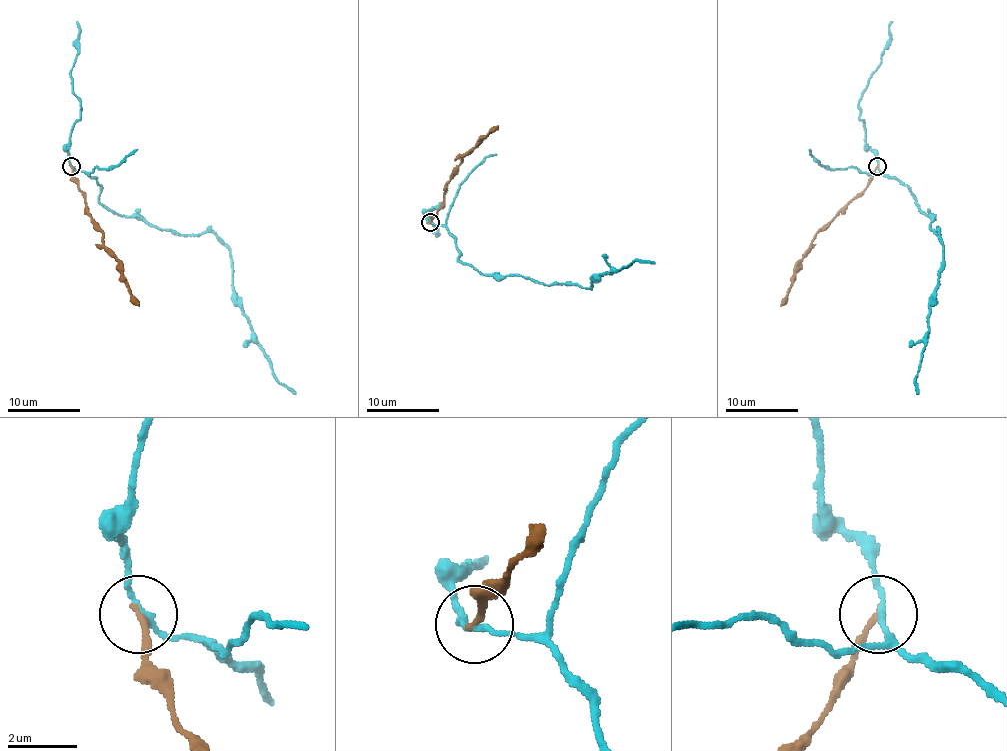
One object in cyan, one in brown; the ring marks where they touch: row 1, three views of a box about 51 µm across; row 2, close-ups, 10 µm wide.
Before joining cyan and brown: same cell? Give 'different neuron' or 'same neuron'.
different neuron

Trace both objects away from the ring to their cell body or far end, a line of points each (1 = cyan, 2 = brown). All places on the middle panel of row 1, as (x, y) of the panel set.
1: (429, 222), (446, 227), (458, 260), (484, 274), (589, 287), (600, 274), (636, 260), (654, 264)
2: (429, 222), (444, 200), (444, 186), (462, 157), (498, 126)

